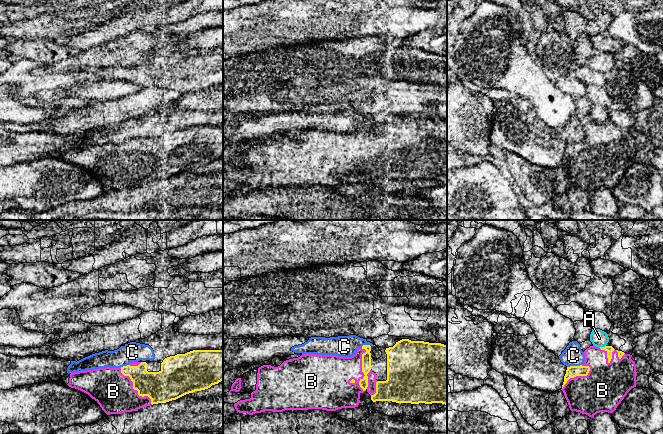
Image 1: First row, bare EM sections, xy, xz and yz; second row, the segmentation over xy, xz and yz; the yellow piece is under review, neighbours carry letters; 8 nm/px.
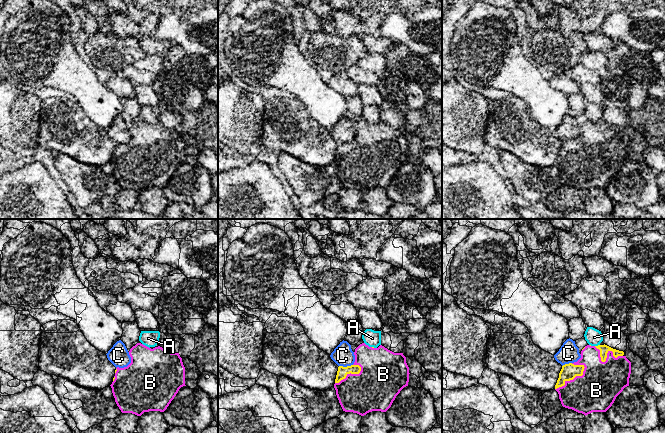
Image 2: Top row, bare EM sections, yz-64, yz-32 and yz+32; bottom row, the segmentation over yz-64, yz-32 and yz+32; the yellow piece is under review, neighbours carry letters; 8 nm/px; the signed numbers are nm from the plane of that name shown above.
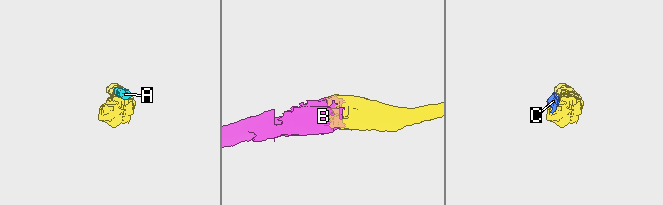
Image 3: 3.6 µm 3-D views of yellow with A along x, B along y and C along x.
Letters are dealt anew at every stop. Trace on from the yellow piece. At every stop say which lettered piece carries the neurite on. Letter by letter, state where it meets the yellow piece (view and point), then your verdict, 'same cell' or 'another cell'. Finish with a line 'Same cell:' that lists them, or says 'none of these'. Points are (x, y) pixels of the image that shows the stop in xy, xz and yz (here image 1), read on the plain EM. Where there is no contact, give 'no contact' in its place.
A: yz (602, 123) | another cell
B: xz (362, 145) | same cell
C: yz (574, 142) | another cell
Same cell: B

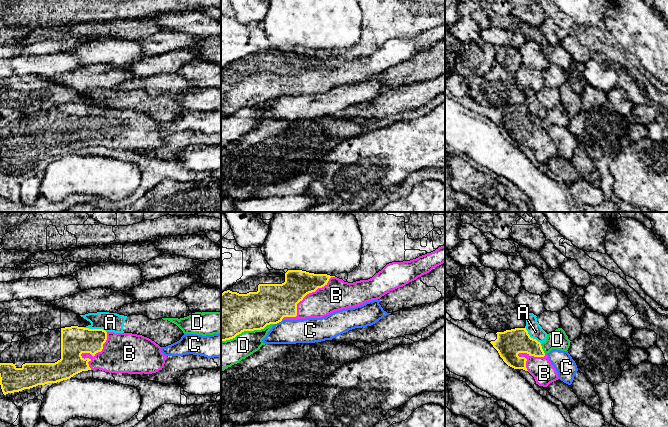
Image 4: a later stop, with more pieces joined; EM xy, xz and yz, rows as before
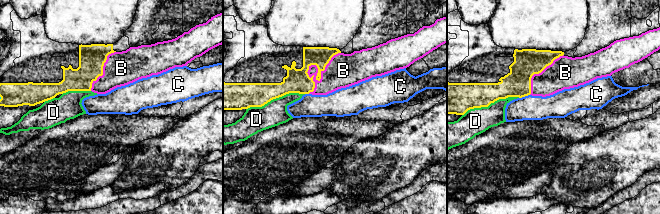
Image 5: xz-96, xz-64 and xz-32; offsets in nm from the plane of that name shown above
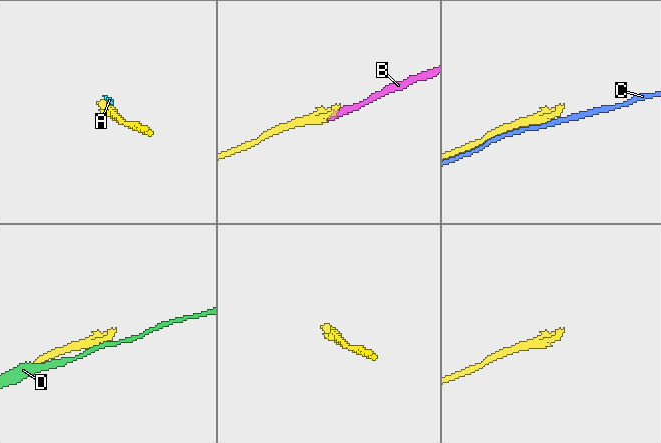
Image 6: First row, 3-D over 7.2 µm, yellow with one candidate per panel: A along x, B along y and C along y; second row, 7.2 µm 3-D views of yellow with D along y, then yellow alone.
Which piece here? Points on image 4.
A: xy (95, 105) | another cell
B: xz (303, 73) | same cell
C: xz (278, 98) | another cell
D: xz (247, 106) | another cell
Same cell: B

